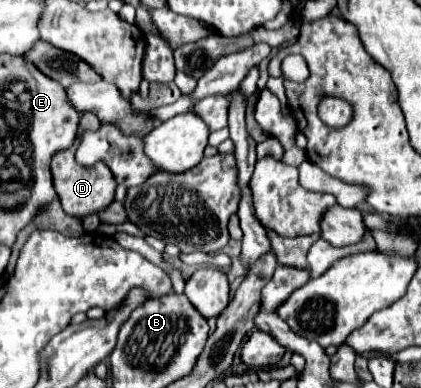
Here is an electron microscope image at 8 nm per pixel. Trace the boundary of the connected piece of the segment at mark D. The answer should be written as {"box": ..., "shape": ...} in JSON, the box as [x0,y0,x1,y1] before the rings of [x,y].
{"box":[51,112,117,218],"shape":[[[81,112],[79,132],[77,132],[75,144],[69,146],[69,148],[65,148],[65,150],[59,150],[53,156],[53,160],[51,160],[53,184],[55,184],[55,190],[57,190],[57,196],[59,196],[61,204],[63,204],[63,210],[67,210],[67,214],[79,214],[81,218],[87,216],[87,214],[105,210],[113,202],[113,194],[115,194],[115,186],[117,186],[111,170],[103,162],[97,162],[93,166],[81,166],[75,160],[75,150],[79,148],[81,134],[87,132],[87,130],[99,130],[99,128],[101,128],[101,120],[93,112]]]}

